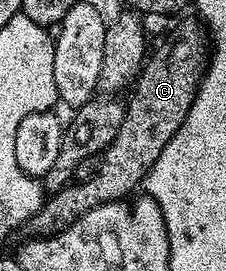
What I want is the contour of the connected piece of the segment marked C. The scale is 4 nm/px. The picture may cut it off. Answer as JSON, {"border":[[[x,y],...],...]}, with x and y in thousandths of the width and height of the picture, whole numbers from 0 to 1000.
{"border":[[[854,85],[792,89],[765,133],[681,203],[673,192],[646,214],[624,273],[584,310],[588,354],[553,380],[544,461],[527,461],[509,520],[491,520],[482,546],[456,561],[456,583],[407,649],[310,672],[195,738],[173,779],[119,819],[150,871],[257,867],[403,771],[584,723],[602,690],[611,701],[686,594],[704,594],[704,565],[721,565],[810,461],[872,354],[872,325],[916,244],[916,144],[894,103],[876,100]]]}

